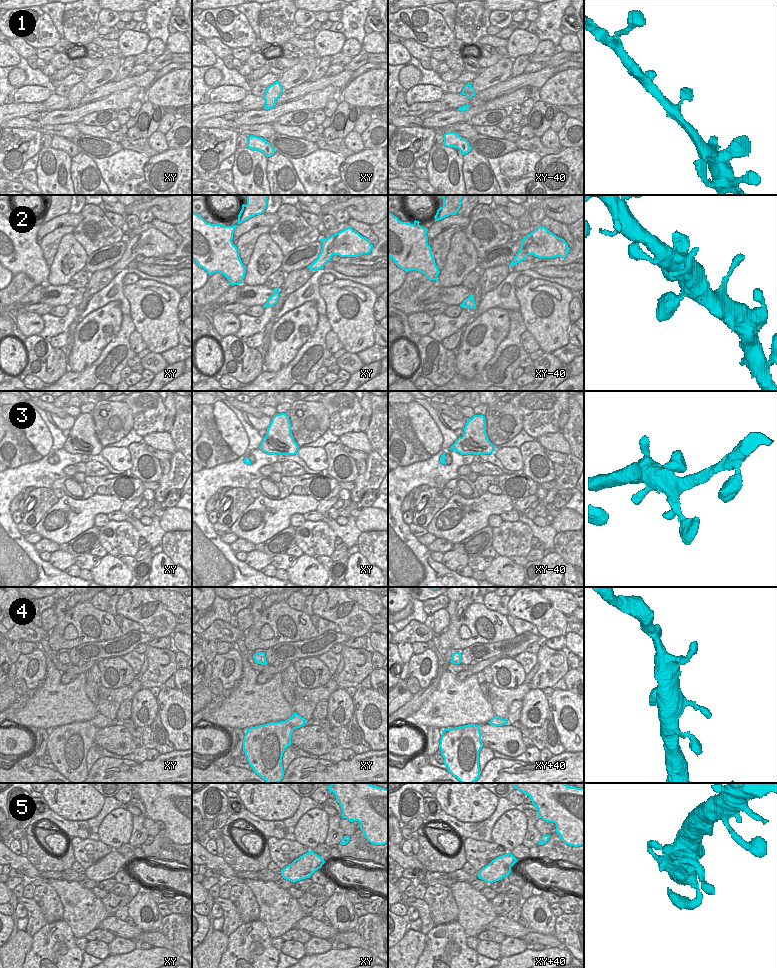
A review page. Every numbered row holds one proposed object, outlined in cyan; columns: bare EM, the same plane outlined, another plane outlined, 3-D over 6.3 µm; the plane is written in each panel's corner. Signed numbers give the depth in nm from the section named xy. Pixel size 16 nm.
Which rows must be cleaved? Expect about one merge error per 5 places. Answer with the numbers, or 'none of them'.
none of them

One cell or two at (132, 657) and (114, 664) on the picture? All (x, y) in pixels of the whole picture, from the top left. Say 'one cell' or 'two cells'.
two cells

